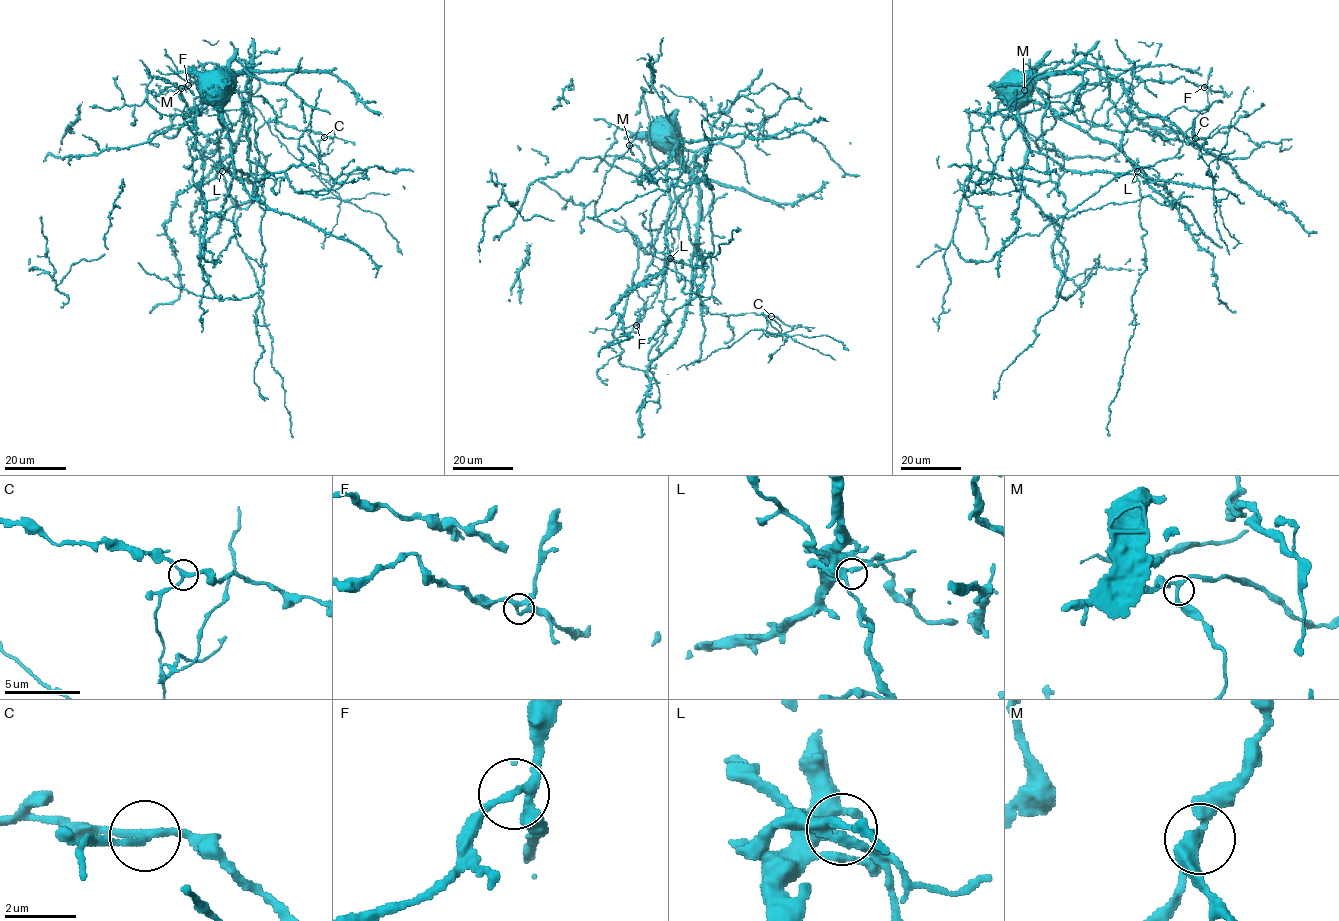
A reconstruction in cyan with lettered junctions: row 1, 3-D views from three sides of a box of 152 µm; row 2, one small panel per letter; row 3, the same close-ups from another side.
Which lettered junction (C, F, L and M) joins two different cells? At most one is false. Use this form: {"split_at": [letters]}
{"split_at": ["C"]}

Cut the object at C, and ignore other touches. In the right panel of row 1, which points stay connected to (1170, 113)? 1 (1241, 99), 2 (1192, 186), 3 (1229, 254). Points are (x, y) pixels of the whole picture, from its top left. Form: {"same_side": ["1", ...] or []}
{"same_side": ["2"]}

